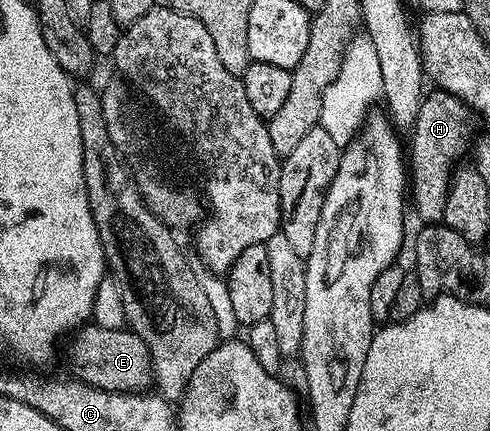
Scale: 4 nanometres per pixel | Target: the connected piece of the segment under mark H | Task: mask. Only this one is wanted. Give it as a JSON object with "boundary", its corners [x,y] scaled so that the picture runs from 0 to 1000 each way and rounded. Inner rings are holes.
{"boundary":[[[886,211],[888,216],[873,213],[869,223],[863,227],[863,237],[859,239],[859,248],[851,258],[851,276],[847,278],[847,288],[843,297],[837,302],[835,316],[839,316],[839,336],[835,327],[835,443],[843,448],[843,457],[847,462],[847,494],[857,503],[857,515],[863,517],[896,517],[904,510],[904,492],[908,490],[908,462],[912,459],[912,445],[916,443],[916,434],[920,432],[920,415],[924,408],[924,385],[929,371],[935,369],[937,362],[943,360],[945,353],[955,353],[957,329],[963,325],[961,318],[961,290],[953,283],[953,262],[957,265],[955,246],[949,244],[943,234],[937,232],[935,225],[927,225],[924,218],[914,216],[910,211]]]}

